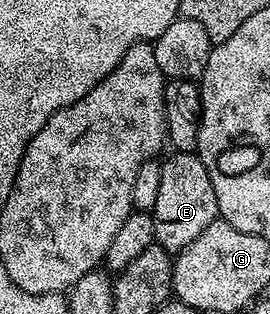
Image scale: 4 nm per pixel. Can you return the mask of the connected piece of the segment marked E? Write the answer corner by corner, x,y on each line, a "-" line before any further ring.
173,152
171,156
163,158
160,166
162,183
158,183
158,199
150,214
155,244
175,255
194,243
194,239
198,239
198,235
202,235
210,223
218,220
220,208
214,195
214,183
210,183
210,175
199,155

